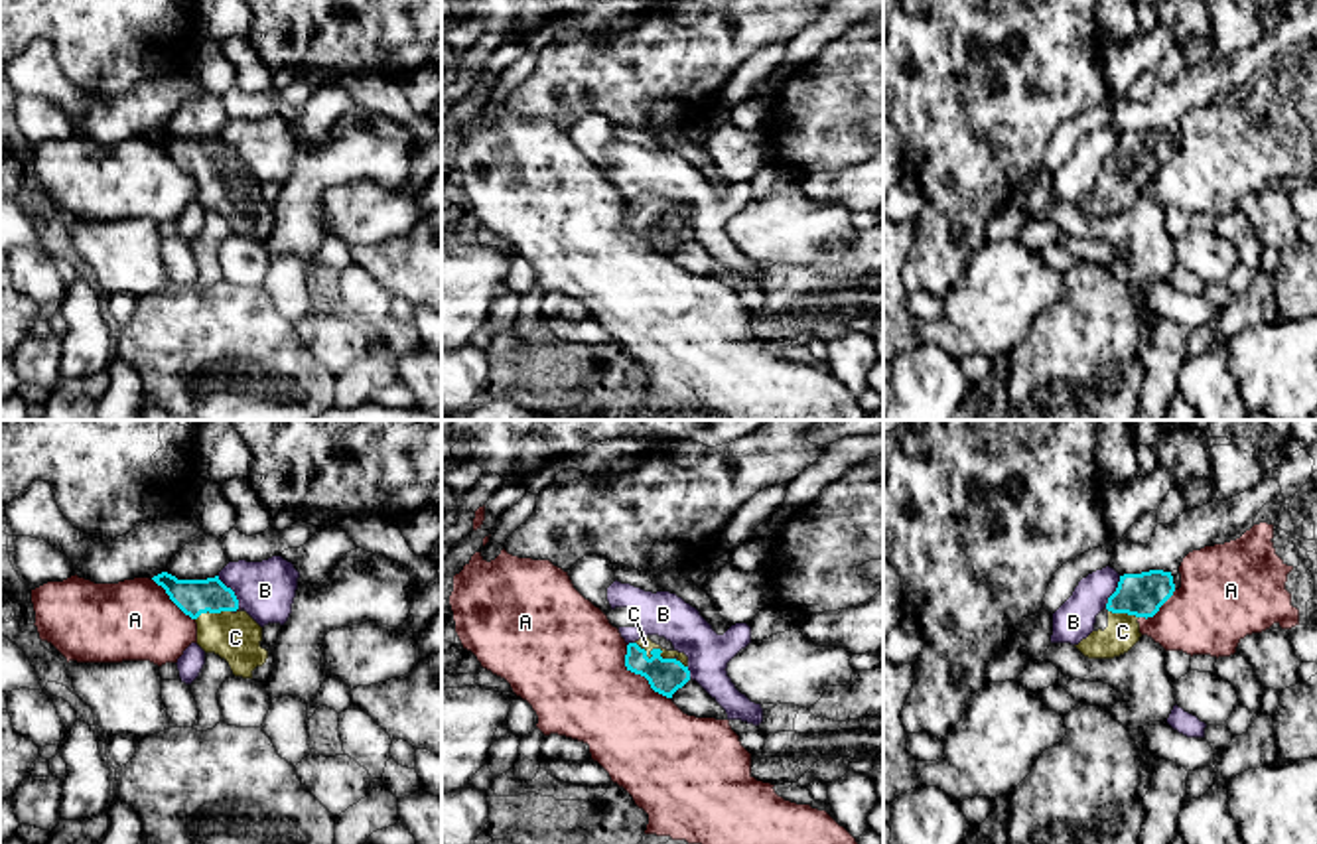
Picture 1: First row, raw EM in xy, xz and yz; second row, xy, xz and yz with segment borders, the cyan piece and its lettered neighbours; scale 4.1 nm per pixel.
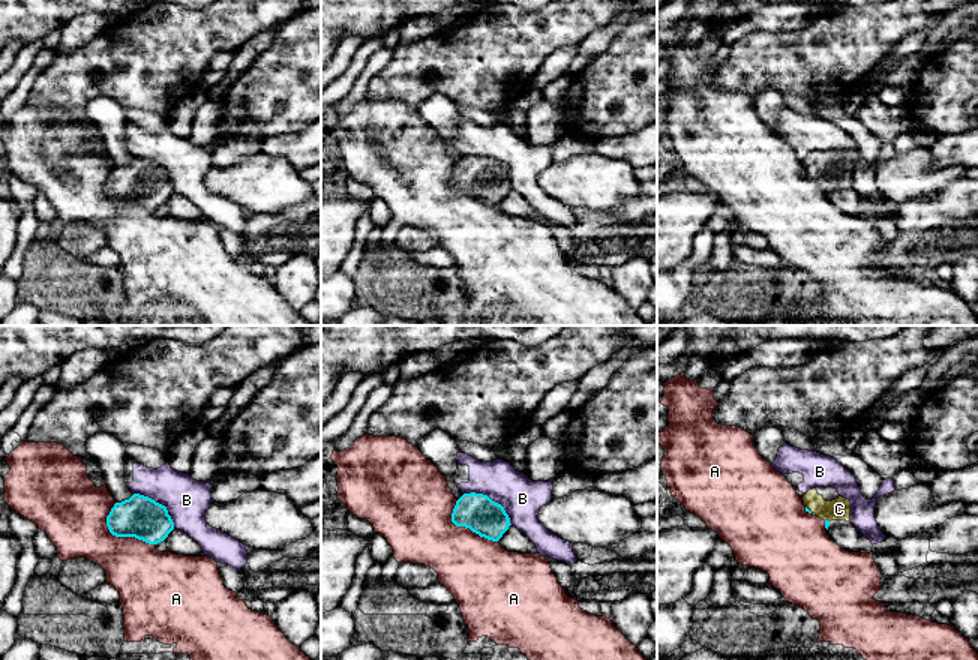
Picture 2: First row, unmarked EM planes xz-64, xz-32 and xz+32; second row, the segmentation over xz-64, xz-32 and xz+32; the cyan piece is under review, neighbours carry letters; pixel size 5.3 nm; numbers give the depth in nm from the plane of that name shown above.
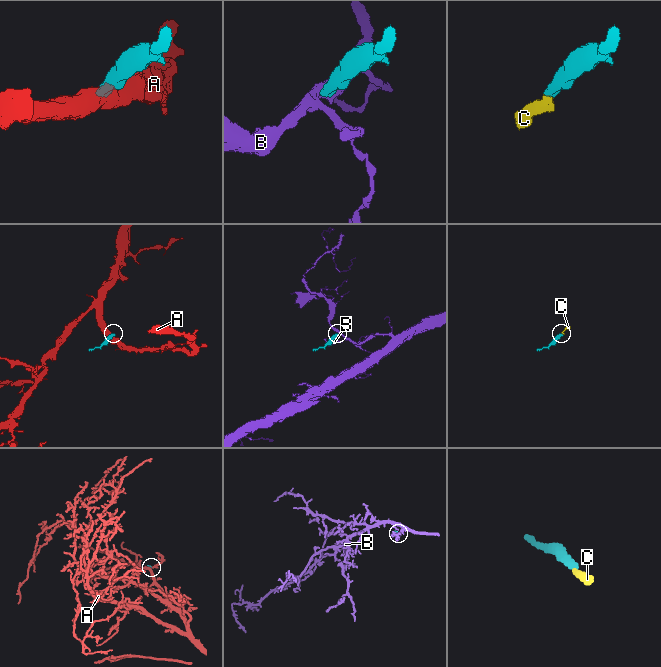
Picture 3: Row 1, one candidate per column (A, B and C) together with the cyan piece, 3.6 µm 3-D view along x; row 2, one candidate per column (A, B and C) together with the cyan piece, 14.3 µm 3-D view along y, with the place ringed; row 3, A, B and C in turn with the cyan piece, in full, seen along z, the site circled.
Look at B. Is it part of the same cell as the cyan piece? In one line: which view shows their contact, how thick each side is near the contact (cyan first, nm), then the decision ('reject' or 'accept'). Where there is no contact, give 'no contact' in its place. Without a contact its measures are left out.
contact in xy; calibres 140 and 240 nm; reject

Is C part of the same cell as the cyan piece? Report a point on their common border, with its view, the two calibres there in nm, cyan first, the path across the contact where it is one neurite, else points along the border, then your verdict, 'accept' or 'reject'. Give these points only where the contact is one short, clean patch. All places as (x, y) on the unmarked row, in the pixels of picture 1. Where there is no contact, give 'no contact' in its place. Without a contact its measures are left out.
contact xz (661, 210); calibres 140 and 50 nm; way xz (665, 233), (661, 210), (645, 202); accept

